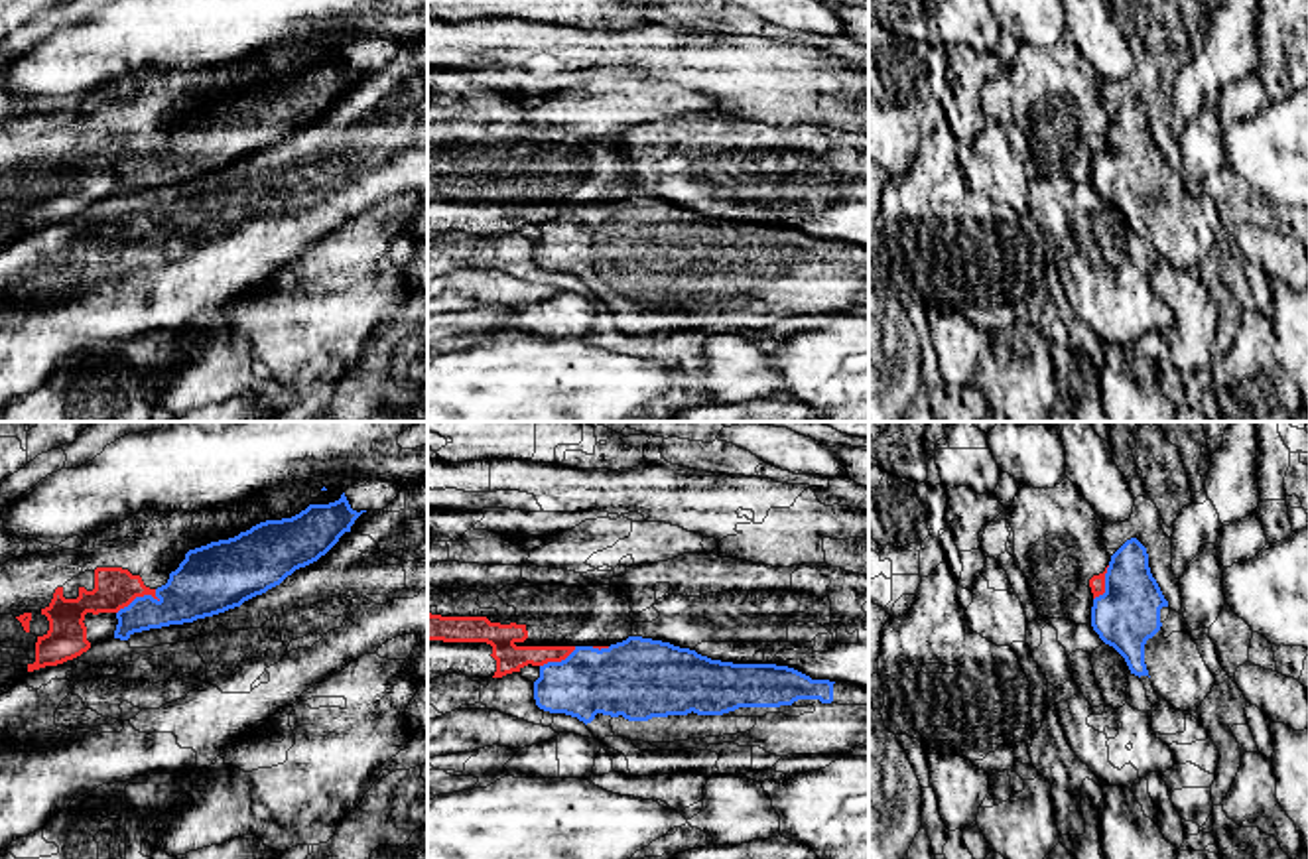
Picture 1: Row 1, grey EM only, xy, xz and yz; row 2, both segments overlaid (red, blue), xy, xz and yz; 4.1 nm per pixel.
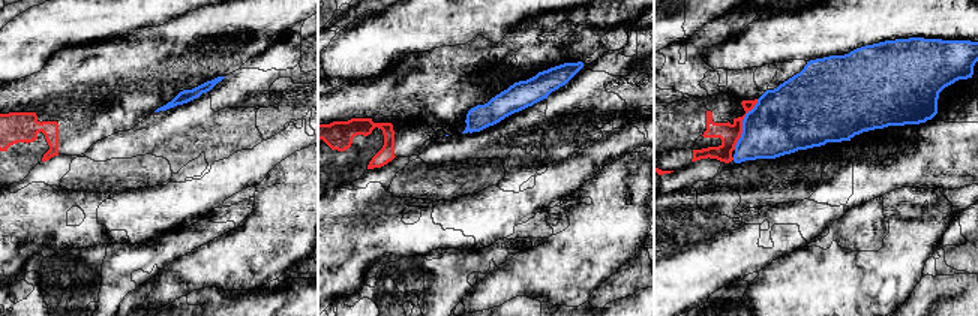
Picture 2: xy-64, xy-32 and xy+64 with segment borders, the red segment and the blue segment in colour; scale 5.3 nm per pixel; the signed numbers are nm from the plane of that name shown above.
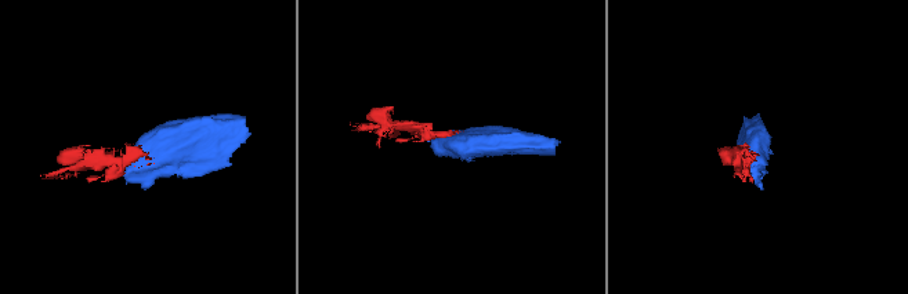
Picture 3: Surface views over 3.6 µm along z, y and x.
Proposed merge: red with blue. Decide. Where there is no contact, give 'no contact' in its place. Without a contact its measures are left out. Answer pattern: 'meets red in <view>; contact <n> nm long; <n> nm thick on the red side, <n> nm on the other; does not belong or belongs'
meets red in xy; contact 190 nm long; 170 nm thick on the red side, 240 nm on the other; does not belong

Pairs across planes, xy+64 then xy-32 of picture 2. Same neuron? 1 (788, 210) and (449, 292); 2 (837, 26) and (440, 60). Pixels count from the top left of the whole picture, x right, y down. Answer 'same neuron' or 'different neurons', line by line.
1: different neurons
2: different neurons

